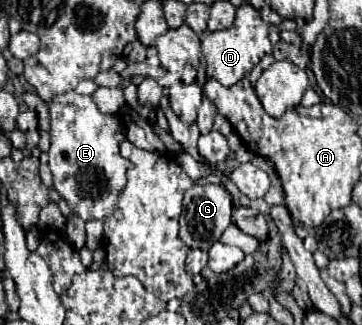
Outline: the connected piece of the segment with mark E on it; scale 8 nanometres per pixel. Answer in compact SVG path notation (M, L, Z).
M63 92L49 102L49 116L51 116L51 148L49 148L49 168L53 172L53 184L59 196L69 204L71 212L77 214L83 222L89 220L105 220L113 216L119 208L119 196L127 184L127 170L133 164L121 156L119 146L127 140L127 128L123 126L117 114L103 114L91 96L81 96L71 92Z

